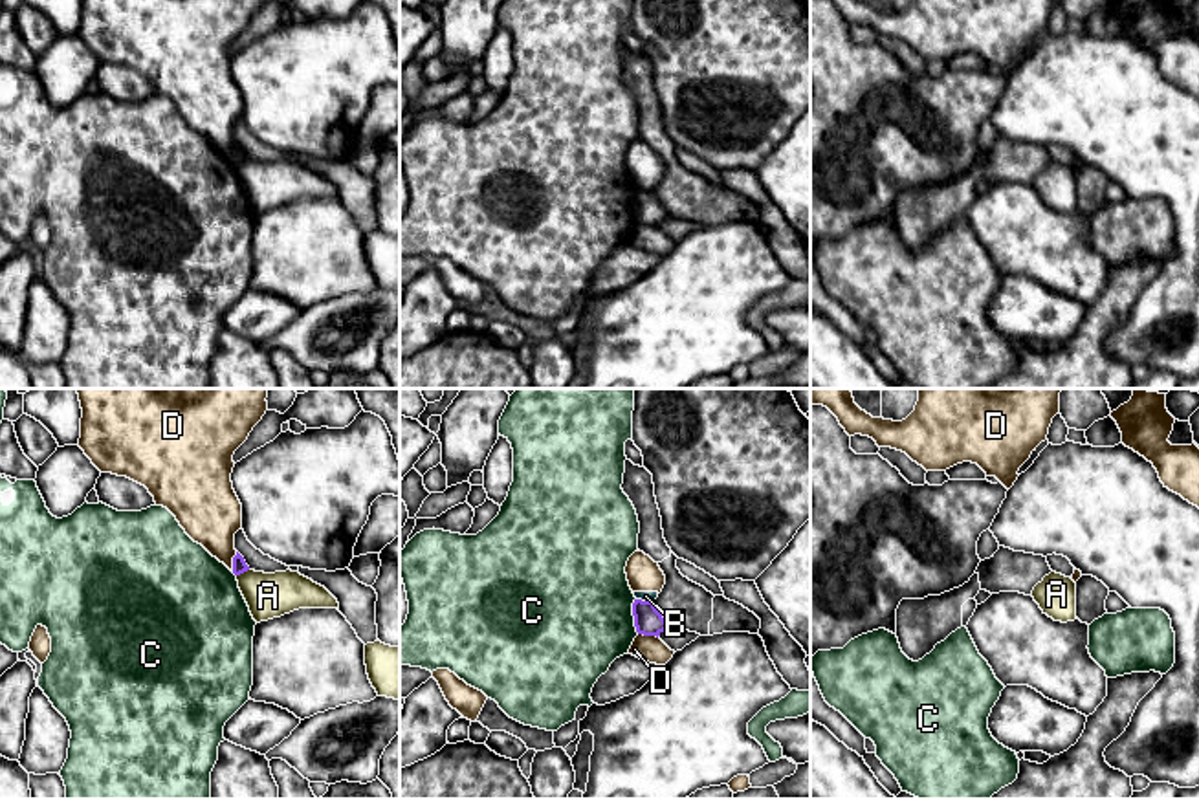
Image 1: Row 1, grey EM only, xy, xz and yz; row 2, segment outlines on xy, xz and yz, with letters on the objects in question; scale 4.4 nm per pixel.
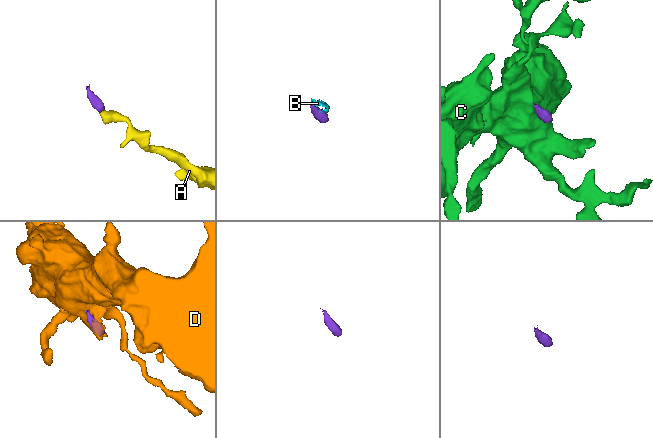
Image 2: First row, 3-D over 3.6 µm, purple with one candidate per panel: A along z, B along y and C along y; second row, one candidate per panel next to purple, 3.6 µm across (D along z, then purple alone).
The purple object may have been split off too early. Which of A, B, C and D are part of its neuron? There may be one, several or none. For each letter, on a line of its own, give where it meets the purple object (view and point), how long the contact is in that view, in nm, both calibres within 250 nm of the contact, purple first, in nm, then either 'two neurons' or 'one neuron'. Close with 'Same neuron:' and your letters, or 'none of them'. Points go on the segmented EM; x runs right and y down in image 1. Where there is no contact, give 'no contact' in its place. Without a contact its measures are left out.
A: xy (242, 572) | 70 nm | 60/200 nm | two neurons
B: xz (644, 601) | 70 nm | 120/50 nm | two neurons
C: xz (633, 614) | 160 nm | 120/500 nm | two neurons
D: xy (233, 561) | 90 nm | 60/280 nm | two neurons
Same neuron: none of them

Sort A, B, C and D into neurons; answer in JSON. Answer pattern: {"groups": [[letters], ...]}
{"groups": [["A"], ["B", "D"], ["C"]]}

